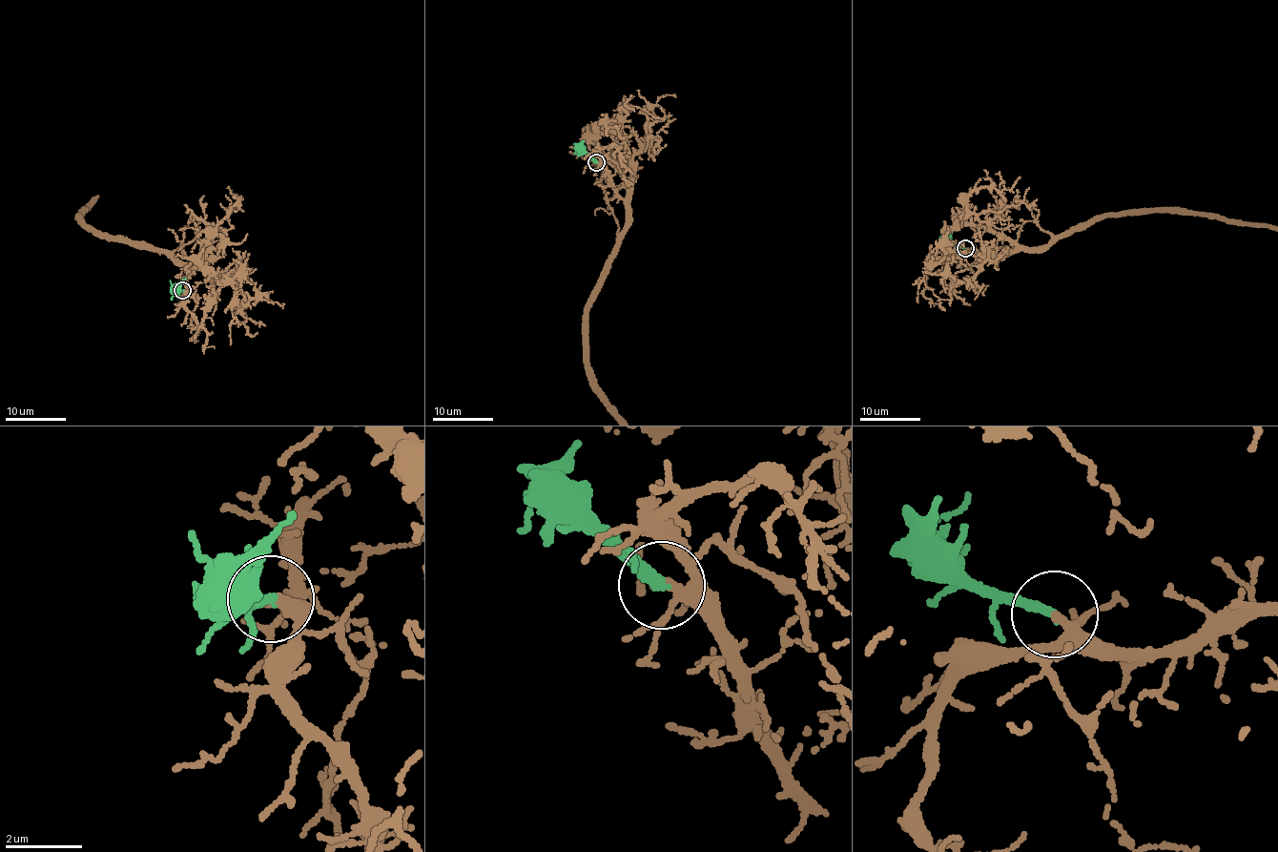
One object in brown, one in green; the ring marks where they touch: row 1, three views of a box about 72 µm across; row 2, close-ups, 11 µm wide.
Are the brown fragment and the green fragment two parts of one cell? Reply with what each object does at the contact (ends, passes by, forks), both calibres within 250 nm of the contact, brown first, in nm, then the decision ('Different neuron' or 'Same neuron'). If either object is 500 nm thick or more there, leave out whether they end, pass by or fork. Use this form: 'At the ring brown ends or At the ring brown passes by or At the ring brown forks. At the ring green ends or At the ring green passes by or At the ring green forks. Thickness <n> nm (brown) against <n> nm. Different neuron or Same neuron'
At the ring brown forks. At the ring green ends. Thickness 220 nm (brown) against 280 nm. Same neuron

